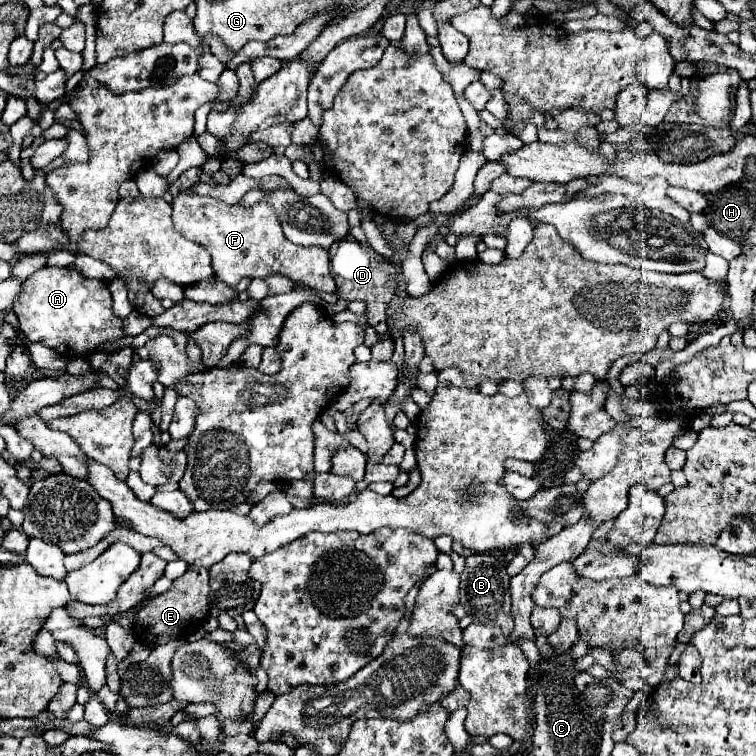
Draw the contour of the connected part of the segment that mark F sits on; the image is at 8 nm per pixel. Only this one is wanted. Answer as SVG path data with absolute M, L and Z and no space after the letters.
M181 193L174 199L172 208L175 228L187 240L205 246L211 254L217 280L235 286L245 276L265 278L269 274L283 274L293 282L301 282L319 292L335 292L327 250L319 246L297 246L287 242L275 212L265 202L253 204L251 208L241 208L239 204L225 206L209 196Z

